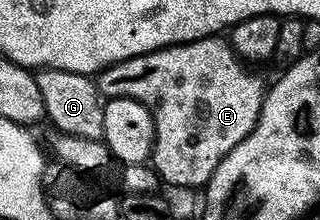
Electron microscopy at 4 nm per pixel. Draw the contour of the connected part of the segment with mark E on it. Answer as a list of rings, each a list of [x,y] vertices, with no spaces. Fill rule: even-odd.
[[[218,35],[123,59],[102,69],[95,80],[102,97],[126,97],[147,107],[155,127],[151,165],[157,170],[158,178],[177,189],[200,190],[213,178],[215,167],[219,167],[221,160],[253,130],[259,119],[266,90],[263,85],[261,89],[260,79],[249,69],[252,68],[238,57],[228,40]]]

